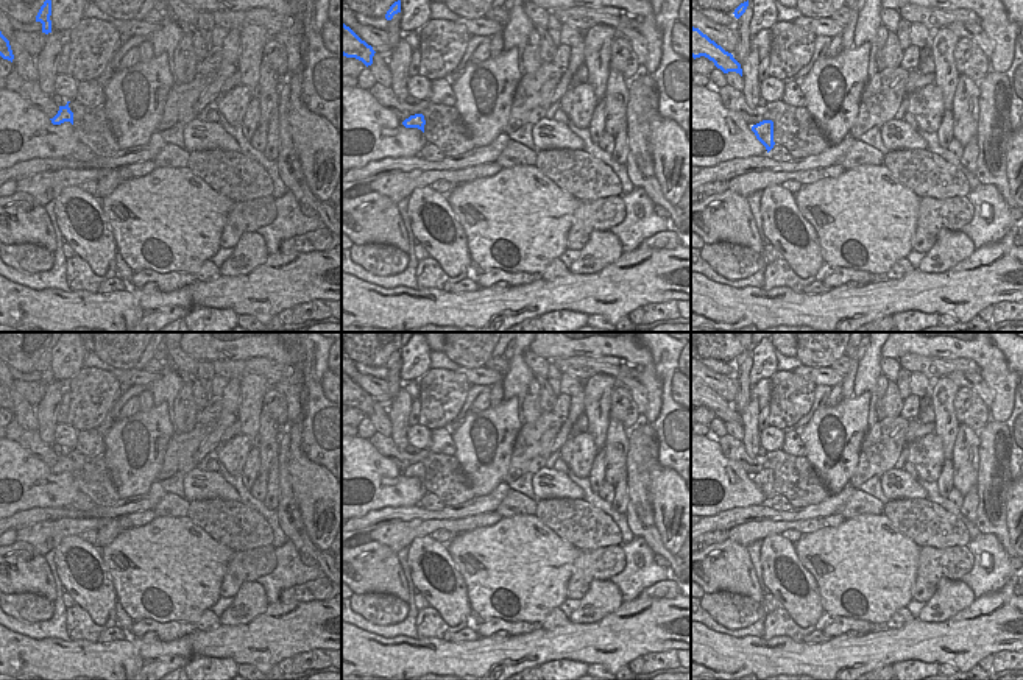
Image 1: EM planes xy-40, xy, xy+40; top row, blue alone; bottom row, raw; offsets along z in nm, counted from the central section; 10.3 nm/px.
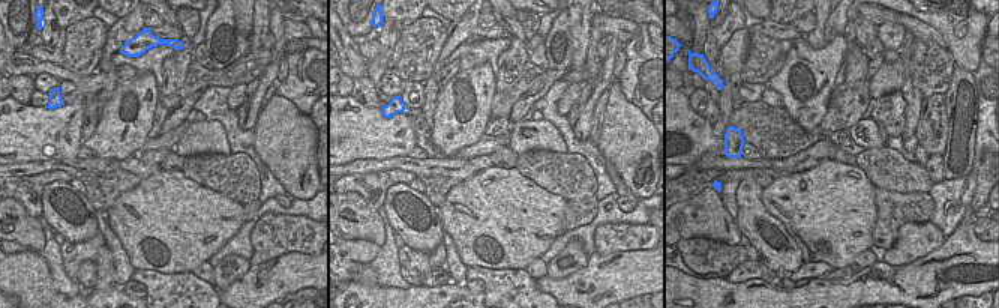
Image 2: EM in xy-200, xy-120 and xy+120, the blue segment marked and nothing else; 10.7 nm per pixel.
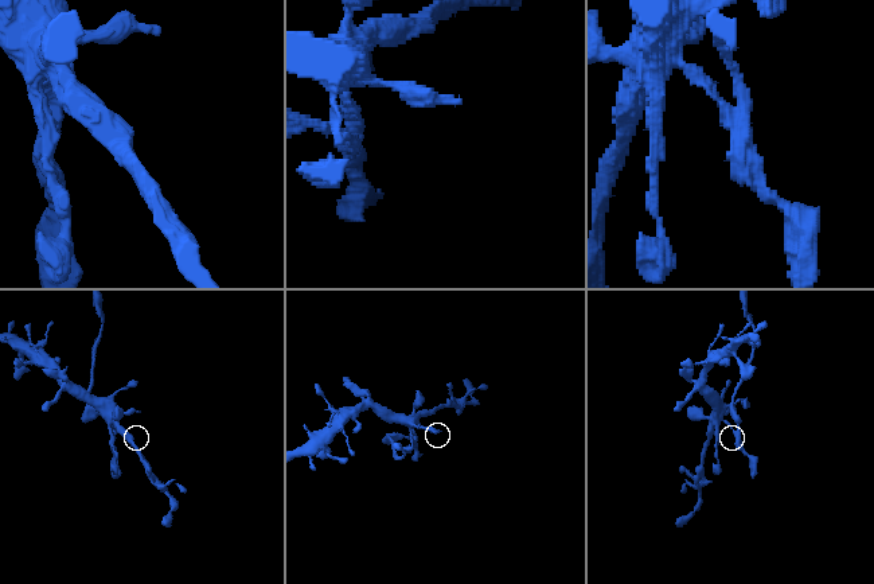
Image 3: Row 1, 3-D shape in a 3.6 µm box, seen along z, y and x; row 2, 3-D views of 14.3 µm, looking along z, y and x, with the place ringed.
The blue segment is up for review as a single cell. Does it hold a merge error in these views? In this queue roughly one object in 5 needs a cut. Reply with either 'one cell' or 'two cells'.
two cells

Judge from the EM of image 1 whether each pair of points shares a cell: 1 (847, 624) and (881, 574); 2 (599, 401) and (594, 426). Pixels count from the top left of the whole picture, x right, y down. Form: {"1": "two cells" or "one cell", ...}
{"1": "two cells", "2": "one cell"}

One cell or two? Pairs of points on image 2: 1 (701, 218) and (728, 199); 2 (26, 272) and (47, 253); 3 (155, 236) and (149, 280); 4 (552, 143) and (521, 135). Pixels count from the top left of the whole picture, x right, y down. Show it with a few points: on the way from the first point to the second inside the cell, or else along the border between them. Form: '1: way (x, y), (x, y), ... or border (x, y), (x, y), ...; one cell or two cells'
1: border (719, 193), (725, 209), (735, 224); two cells
2: border (39, 253), (45, 260), (51, 284), (56, 289); two cells
3: border (135, 269), (186, 271); two cells
4: way (545, 137), (528, 137); one cell

